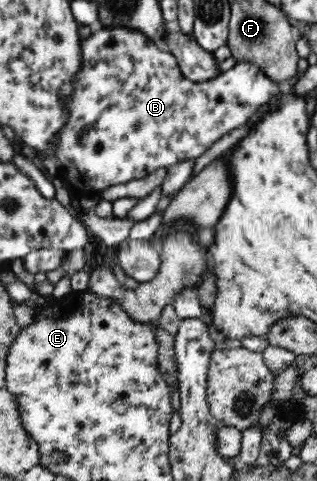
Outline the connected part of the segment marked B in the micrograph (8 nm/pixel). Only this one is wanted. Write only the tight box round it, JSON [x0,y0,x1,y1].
[53,27,279,202]

